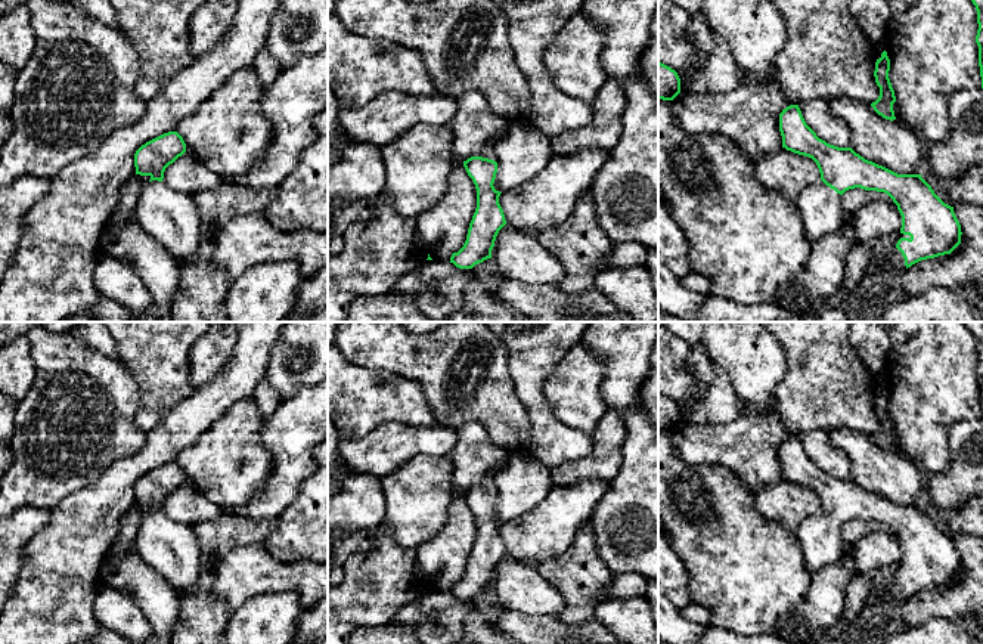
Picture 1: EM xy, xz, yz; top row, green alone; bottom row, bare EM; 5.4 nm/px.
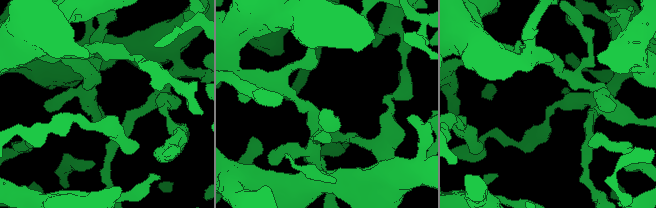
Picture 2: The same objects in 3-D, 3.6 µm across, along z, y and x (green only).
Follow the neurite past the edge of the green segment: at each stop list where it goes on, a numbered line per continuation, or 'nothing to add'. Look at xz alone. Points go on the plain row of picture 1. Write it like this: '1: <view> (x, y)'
1: xz (489, 483)

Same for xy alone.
1: xy (168, 547)

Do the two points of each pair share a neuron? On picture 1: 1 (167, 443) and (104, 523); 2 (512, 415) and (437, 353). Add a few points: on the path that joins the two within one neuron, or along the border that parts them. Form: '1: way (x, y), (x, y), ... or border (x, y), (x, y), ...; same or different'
1: way (146, 460), (104, 502); same
2: way (493, 401), (471, 378), (470, 372), (456, 364); same

